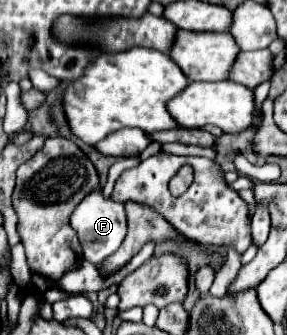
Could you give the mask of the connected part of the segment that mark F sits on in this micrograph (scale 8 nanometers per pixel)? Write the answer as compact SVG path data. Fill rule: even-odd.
M101 189L91 191L81 205L77 205L69 217L71 227L77 231L79 241L81 241L81 249L83 249L83 257L89 259L89 263L97 265L101 263L105 257L113 255L119 245L123 243L125 235L127 235L127 217L125 217L125 207L117 201L113 201L111 197L103 197Z

